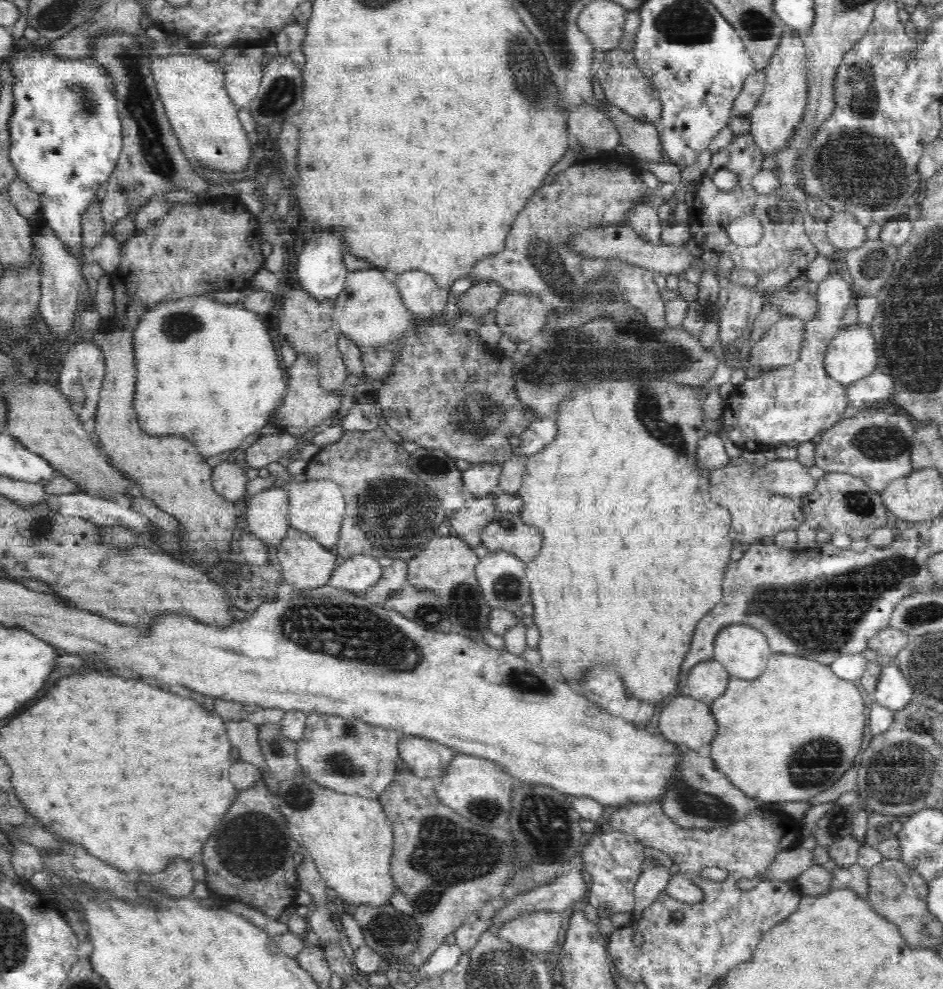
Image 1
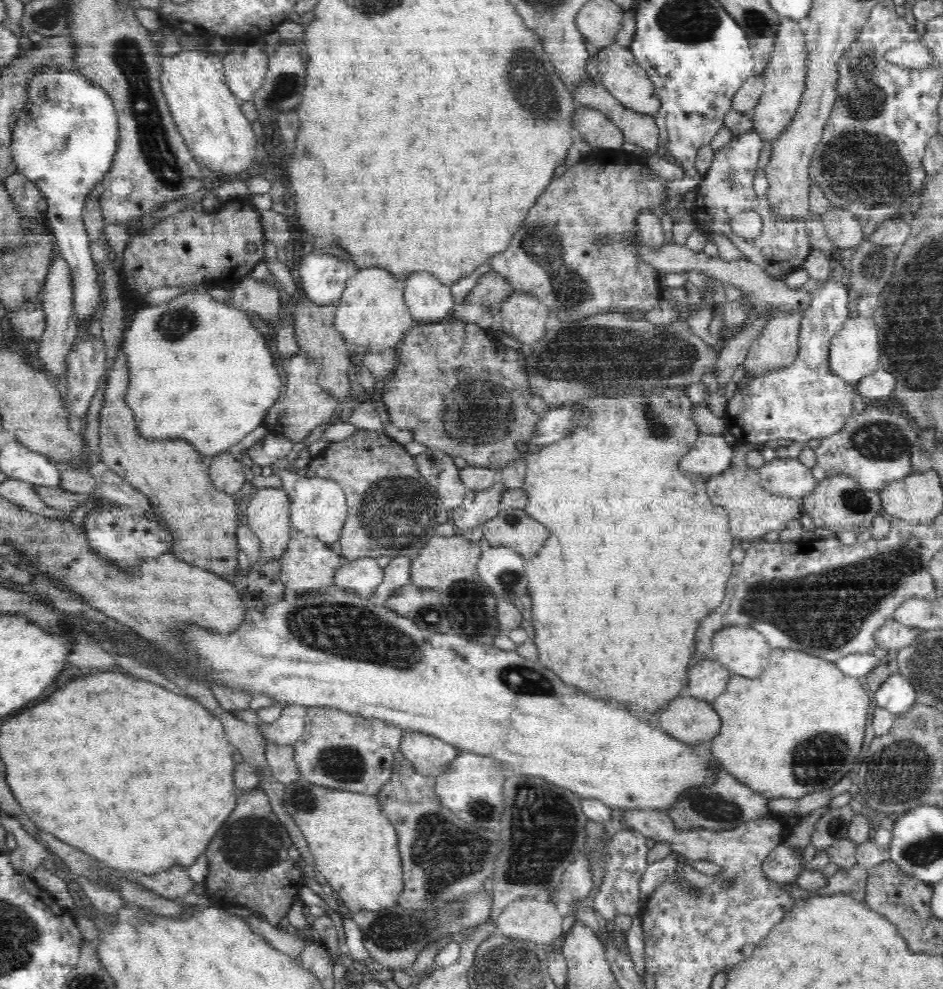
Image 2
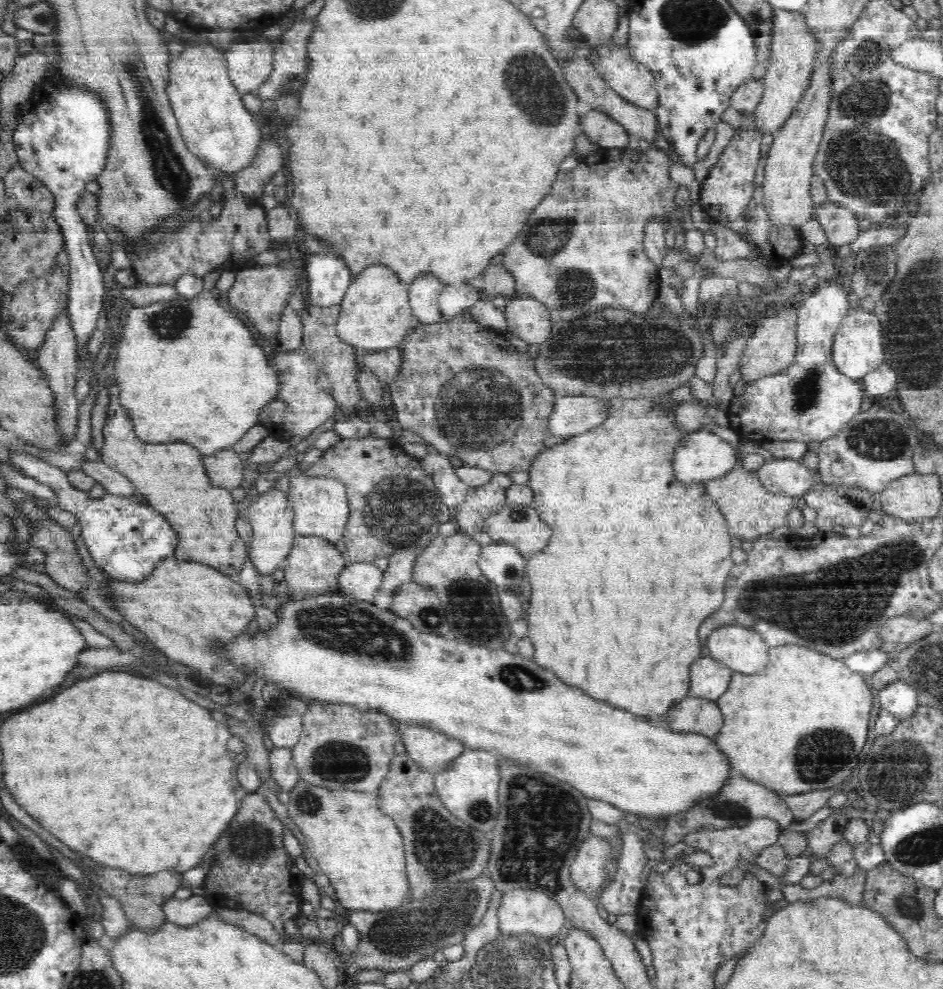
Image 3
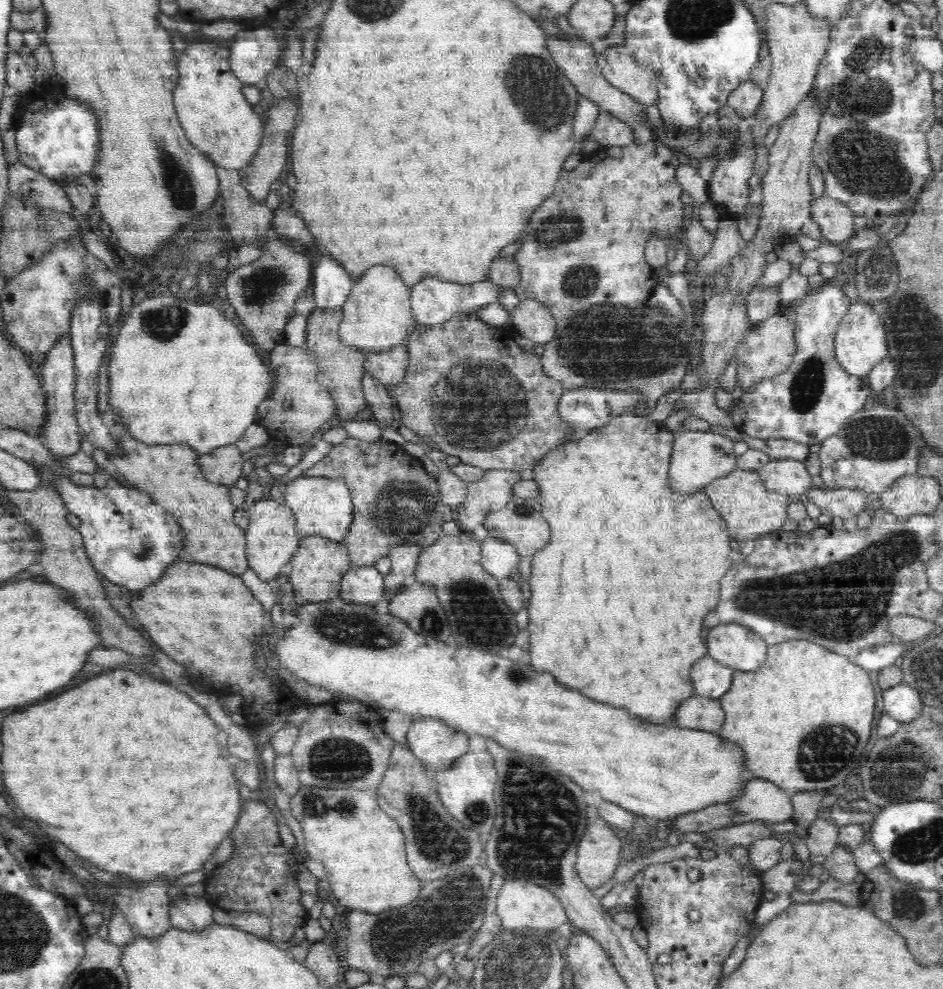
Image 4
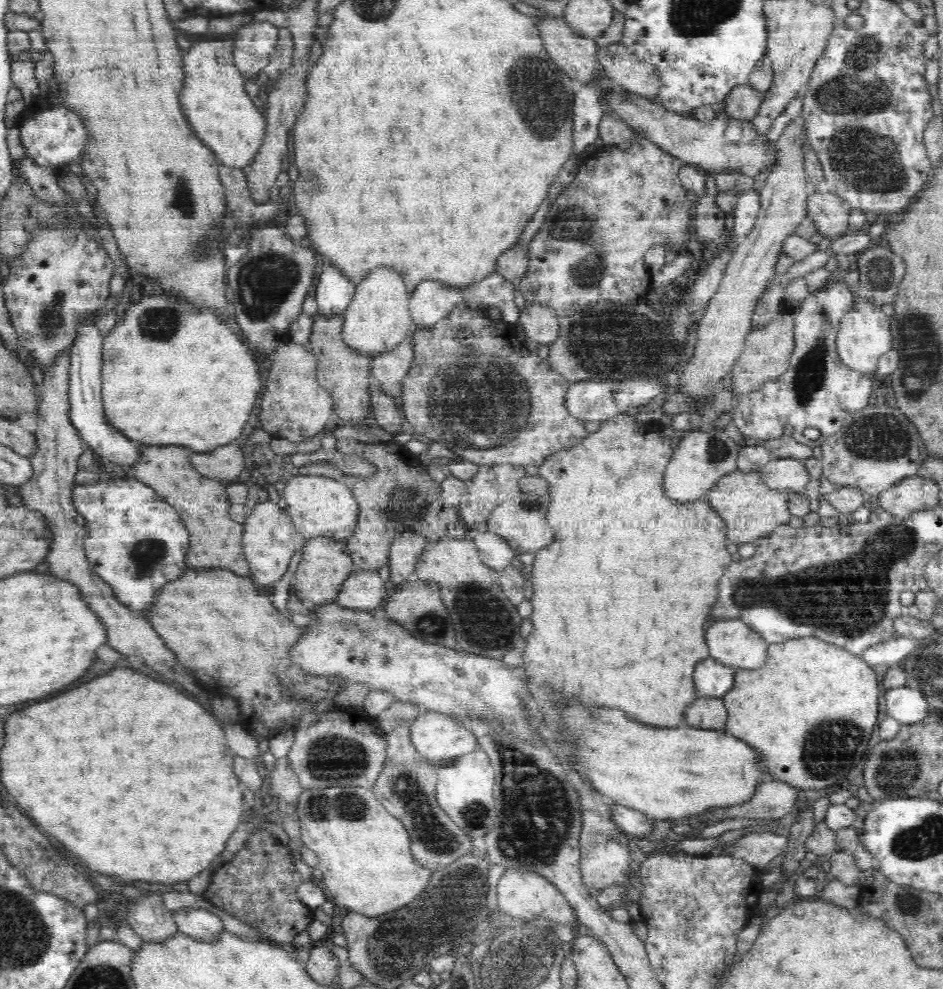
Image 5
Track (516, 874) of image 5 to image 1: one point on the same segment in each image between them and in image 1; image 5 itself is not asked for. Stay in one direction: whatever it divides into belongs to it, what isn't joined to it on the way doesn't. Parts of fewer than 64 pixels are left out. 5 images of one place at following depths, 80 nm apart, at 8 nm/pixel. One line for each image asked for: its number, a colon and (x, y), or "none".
1: (537, 931)
2: (531, 918)
3: (522, 910)
4: (521, 904)

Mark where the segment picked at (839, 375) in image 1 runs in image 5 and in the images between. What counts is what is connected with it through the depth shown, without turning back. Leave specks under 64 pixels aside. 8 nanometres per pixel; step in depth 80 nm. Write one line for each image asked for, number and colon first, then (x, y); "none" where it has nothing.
2: (854, 352)
3: (858, 348)
4: (860, 343)
5: (864, 336)

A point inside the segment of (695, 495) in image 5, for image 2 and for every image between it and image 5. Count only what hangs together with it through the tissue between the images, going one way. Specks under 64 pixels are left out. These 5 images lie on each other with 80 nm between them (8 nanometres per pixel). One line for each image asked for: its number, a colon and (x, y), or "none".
2: (710, 454)
3: (701, 456)
4: (698, 457)

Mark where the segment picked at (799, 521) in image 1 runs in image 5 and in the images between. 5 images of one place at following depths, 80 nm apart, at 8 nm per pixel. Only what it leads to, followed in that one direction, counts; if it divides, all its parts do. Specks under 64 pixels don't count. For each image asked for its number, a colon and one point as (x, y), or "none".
2: (753, 512)
3: (751, 511)
4: (750, 510)
5: (750, 509)

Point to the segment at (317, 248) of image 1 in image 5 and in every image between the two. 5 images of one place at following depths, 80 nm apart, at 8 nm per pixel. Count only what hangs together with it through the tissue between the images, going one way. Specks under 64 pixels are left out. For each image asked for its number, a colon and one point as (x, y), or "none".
2: (323, 277)
3: (327, 278)
4: (332, 284)
5: (334, 291)

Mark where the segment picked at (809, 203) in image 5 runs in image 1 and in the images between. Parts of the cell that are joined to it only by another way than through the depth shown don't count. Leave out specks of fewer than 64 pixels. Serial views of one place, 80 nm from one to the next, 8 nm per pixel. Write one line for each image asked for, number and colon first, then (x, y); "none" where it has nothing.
1: (844, 230)
2: (843, 228)
3: (840, 224)
4: (836, 220)

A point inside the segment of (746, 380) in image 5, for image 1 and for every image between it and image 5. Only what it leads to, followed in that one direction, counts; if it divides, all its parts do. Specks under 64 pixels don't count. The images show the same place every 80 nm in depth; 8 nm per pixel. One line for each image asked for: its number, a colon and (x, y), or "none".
1: (780, 345)
2: (777, 346)
3: (772, 347)
4: (768, 350)

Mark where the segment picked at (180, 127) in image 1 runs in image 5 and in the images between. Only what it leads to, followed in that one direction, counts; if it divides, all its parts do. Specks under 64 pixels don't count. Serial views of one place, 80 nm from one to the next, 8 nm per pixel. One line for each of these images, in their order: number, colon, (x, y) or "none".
2: (208, 115)
3: (214, 122)
4: (219, 121)
5: (215, 96)

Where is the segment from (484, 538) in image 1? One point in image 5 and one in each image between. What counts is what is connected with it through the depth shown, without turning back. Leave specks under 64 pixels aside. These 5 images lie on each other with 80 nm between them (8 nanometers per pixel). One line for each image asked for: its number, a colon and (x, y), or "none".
2: (512, 527)
3: (519, 524)
4: (520, 522)
5: (521, 521)

